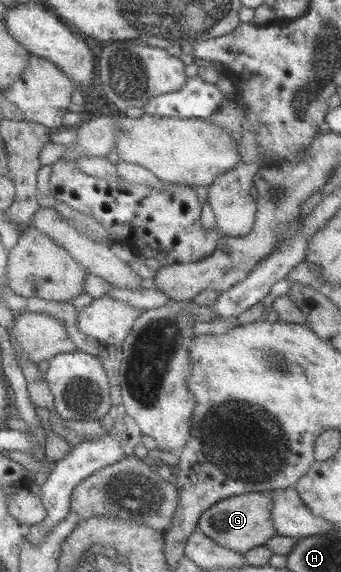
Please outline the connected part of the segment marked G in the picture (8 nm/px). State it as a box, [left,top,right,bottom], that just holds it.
[197,491,275,553]

